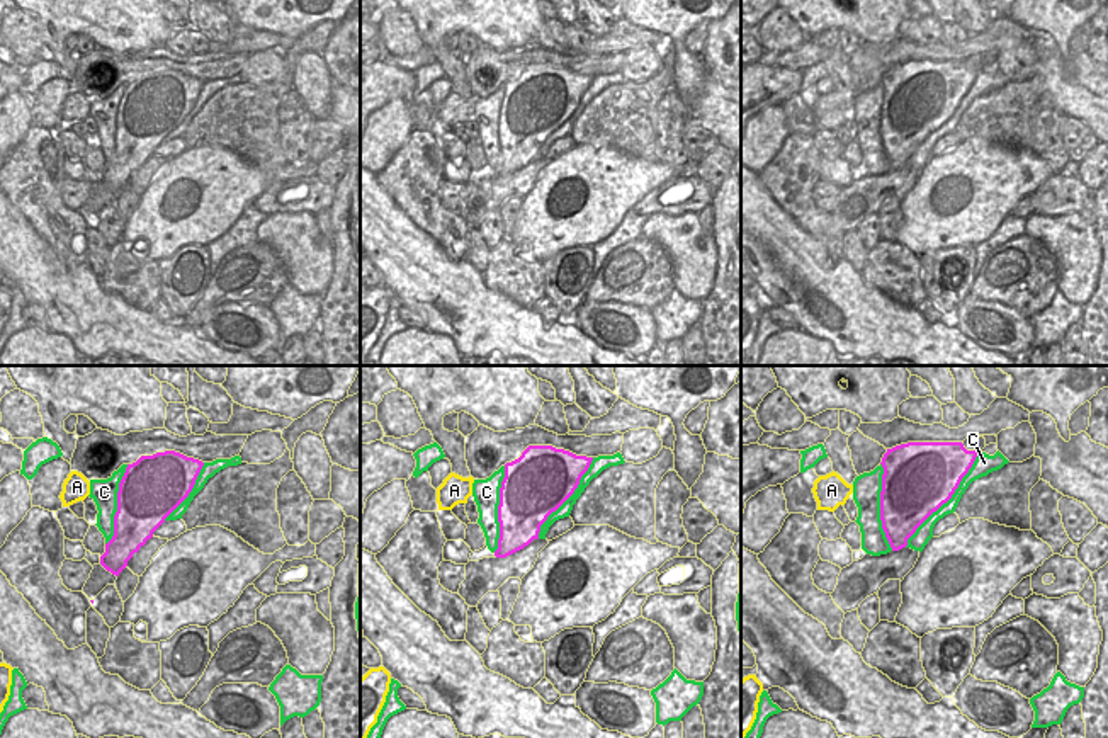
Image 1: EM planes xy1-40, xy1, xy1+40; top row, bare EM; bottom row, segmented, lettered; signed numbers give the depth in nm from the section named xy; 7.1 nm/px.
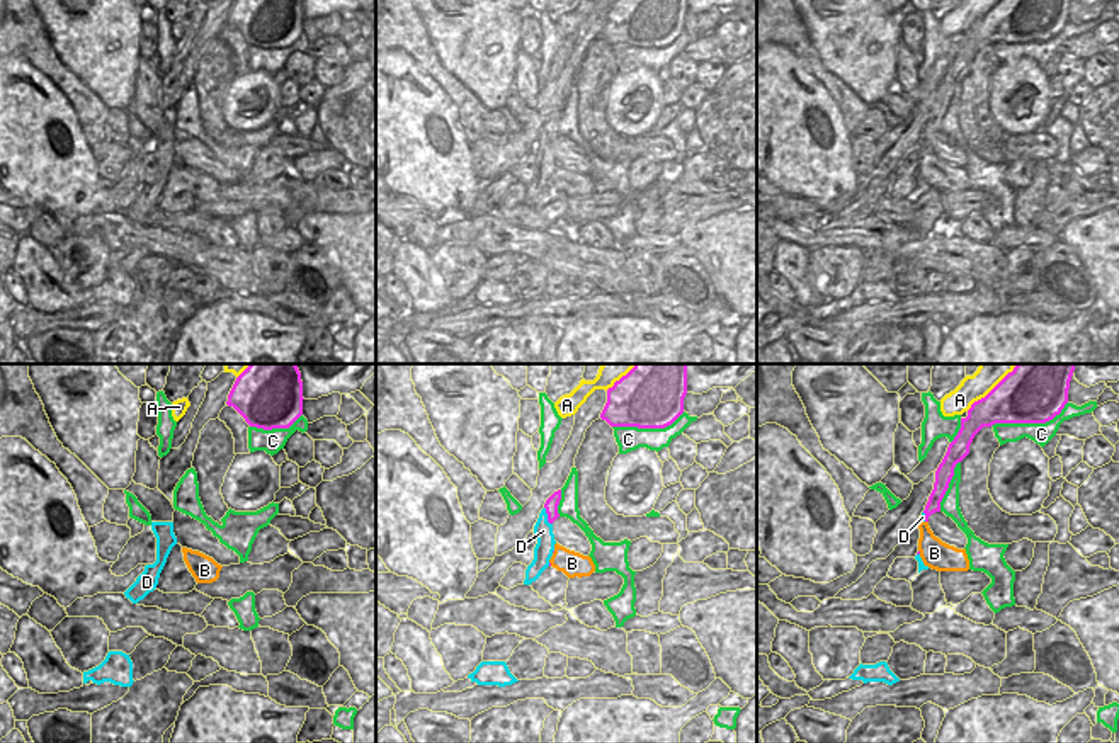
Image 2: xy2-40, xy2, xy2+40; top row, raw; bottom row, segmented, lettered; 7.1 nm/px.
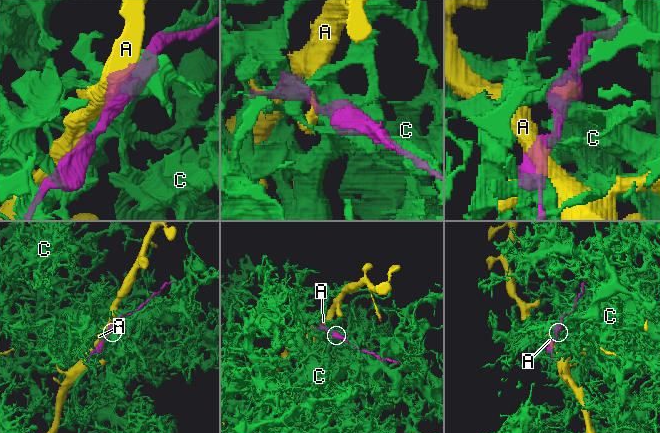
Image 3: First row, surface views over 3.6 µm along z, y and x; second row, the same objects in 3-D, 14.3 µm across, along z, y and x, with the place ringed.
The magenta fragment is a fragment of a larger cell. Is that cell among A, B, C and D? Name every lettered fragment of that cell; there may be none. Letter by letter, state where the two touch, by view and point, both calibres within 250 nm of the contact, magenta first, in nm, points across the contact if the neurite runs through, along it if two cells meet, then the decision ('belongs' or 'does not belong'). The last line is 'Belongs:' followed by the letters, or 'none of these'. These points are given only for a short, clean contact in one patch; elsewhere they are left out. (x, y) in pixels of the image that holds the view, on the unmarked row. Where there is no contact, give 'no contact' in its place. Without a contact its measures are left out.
A: xy2+40 (985, 16) | 320/170 nm | does not belong
B: no contact | does not belong
C: xy1+40 (947, 119) | 500/100 nm | does not belong
D: xy2 (548, 135) | 100/140 nm | belongs
Belongs: D

